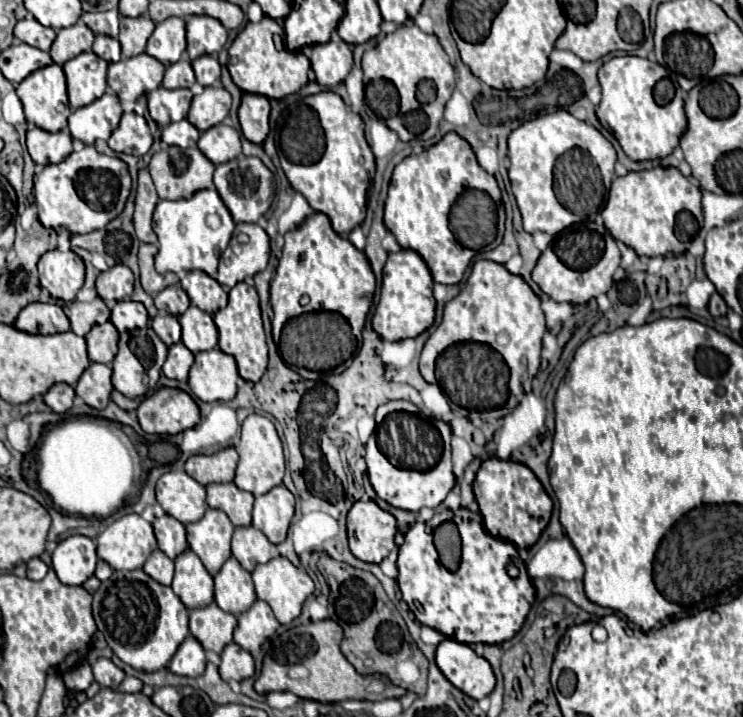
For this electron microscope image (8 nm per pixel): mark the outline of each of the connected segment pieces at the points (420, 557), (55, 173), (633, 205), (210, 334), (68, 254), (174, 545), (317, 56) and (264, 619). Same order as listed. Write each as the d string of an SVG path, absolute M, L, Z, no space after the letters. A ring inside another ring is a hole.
M458 509L456 513L444 510L426 524L435 529L452 519L462 537L462 561L458 571L450 573L440 565L433 535L426 531L424 523L414 523L398 549L398 585L402 599L422 625L428 625L458 643L500 645L510 641L520 631L536 595L526 567L518 559L518 551L512 543L486 533L478 513L468 509ZM510 565L518 569L516 577L508 573Z
M84 147L80 153L72 153L56 165L46 165L44 171L34 177L34 201L40 209L38 219L45 228L66 228L70 233L90 233L94 229L102 229L108 221L120 215L130 195L130 187L132 179L128 175L128 167L124 161L120 161L118 157L98 153L94 147Z
M654 167L648 171L614 177L606 207L600 215L612 237L632 247L640 257L682 255L686 253L686 245L696 237L700 229L702 193L698 185L686 179L678 169Z
M190 305L188 311L182 313L178 319L182 325L182 343L192 353L208 351L218 345L218 331L212 321L212 315Z
M48 251L38 261L40 285L50 291L54 299L74 301L84 283L84 263L74 251Z
M162 515L160 519L154 519L152 527L158 539L158 549L164 551L170 559L176 559L182 551L186 551L186 531L180 521L170 515Z
M330 39L326 45L310 47L310 63L316 73L316 83L322 87L334 87L344 83L352 71L352 49L340 39Z
M254 601L252 607L238 615L238 627L234 631L234 641L256 655L260 645L272 637L278 629L278 619L274 617L266 601Z

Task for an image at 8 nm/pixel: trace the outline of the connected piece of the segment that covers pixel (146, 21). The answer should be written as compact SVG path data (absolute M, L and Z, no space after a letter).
M146 15L140 17L122 17L120 19L120 45L122 45L122 55L124 57L136 57L144 53L146 41L154 31L154 21Z

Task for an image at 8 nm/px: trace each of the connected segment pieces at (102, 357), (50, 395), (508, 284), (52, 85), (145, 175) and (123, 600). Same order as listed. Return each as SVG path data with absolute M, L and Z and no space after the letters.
M106 321L104 325L94 325L88 335L84 337L88 343L88 357L94 363L110 365L116 355L116 343L118 343L118 331L116 327Z
M56 383L44 393L44 403L54 411L54 413L66 413L72 407L76 393L74 387L68 383Z
M476 261L472 273L460 291L444 309L444 321L426 341L420 355L420 373L428 383L437 384L435 375L436 357L454 343L484 343L496 349L510 369L510 403L518 405L524 397L522 377L536 377L540 367L542 335L546 331L540 299L528 287L528 283L506 271L504 265L492 261Z
M52 63L30 73L16 87L16 93L30 123L46 131L60 131L66 127L70 105L66 95L66 77L60 65Z
M148 169L138 171L138 189L134 201L134 229L142 243L156 243L156 233L152 231L152 211L158 203L158 193L150 179Z
M142 569L114 571L110 579L102 581L94 593L92 615L108 647L126 665L146 673L164 669L188 635L188 609L180 597L170 587L148 577Z

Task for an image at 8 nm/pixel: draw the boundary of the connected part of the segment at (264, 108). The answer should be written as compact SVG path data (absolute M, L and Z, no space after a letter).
M244 93L238 109L242 133L248 141L262 145L270 133L270 103L266 97Z

